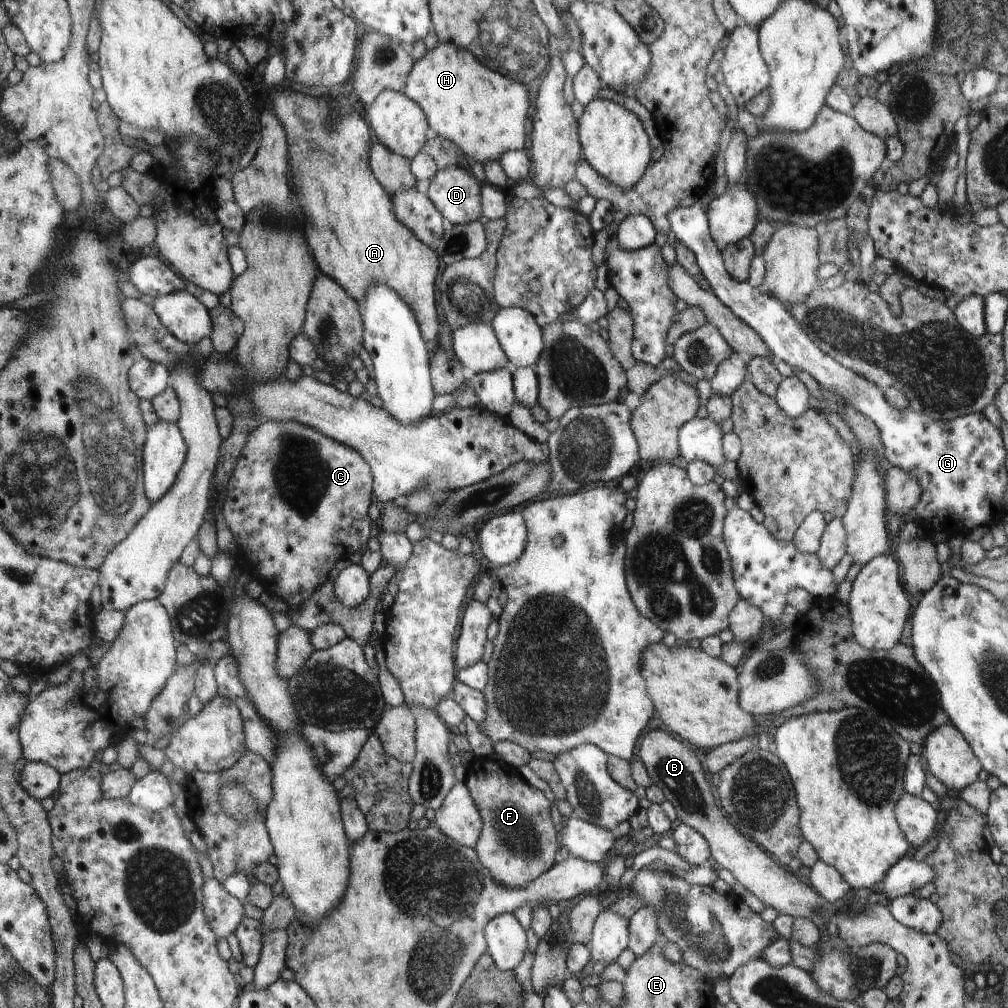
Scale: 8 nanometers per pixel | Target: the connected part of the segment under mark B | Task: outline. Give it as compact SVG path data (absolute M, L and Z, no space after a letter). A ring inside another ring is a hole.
M661 729L648 730L640 741L639 759L644 763L652 783L662 790L664 799L676 809L677 820L696 830L706 840L711 853L711 863L728 870L736 881L760 899L765 907L772 908L779 914L794 919L812 919L815 913L820 914L821 898L818 892L814 892L808 884L802 884L794 873L790 874L780 868L750 838L736 831L723 808L716 806L704 772L698 764L698 756L694 751L690 752L690 748L686 748L678 737L674 738Z

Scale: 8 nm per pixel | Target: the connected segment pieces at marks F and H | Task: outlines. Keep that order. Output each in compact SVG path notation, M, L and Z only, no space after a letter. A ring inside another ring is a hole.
M475 756L466 764L466 778L463 784L468 788L483 818L483 831L473 850L493 878L503 886L526 887L531 881L540 877L540 874L547 873L551 869L554 856L558 852L558 836L550 816L550 800L544 796L542 790L528 784L518 770L509 768L498 758Z
M439 42L436 47L415 60L415 66L407 77L407 86L403 93L414 102L419 103L424 114L428 116L432 131L444 140L454 142L462 148L465 156L474 158L478 164L486 162L499 162L500 158L510 150L520 150L526 144L526 120L528 120L528 92L522 84L500 76L486 68L472 52L452 44L452 42Z

